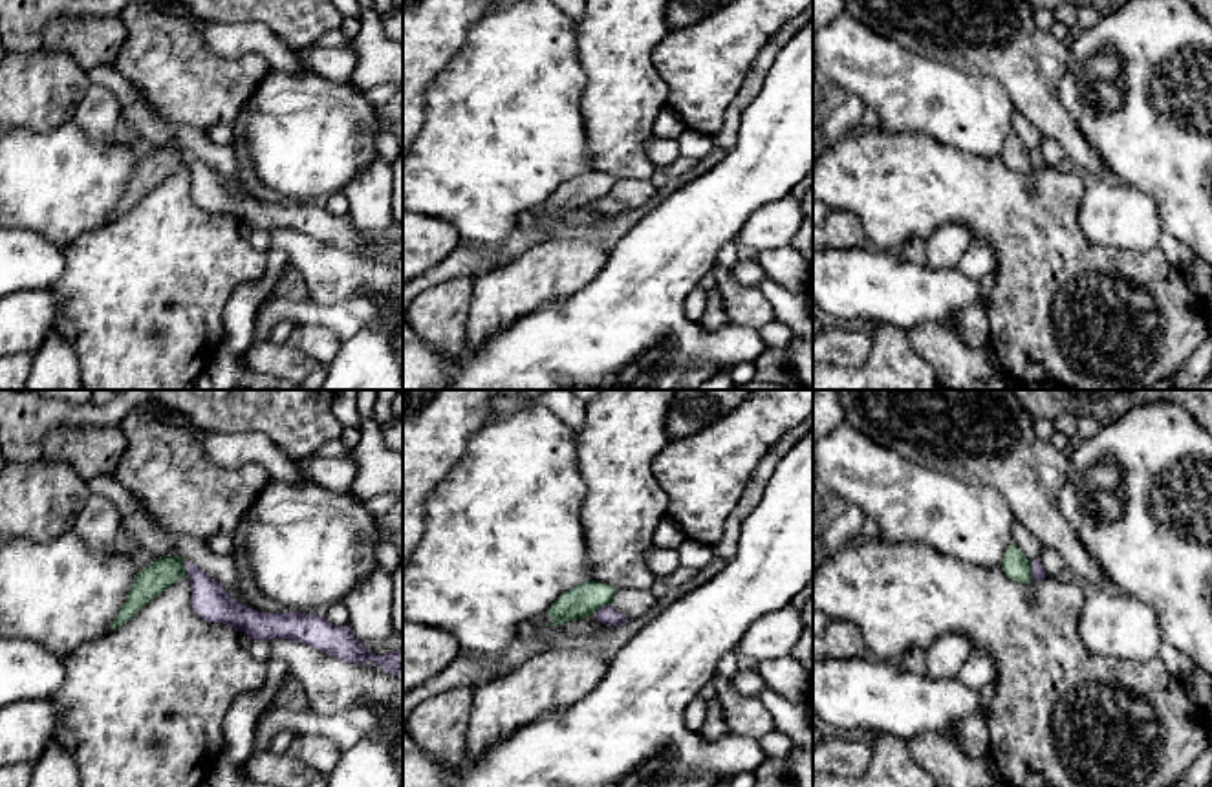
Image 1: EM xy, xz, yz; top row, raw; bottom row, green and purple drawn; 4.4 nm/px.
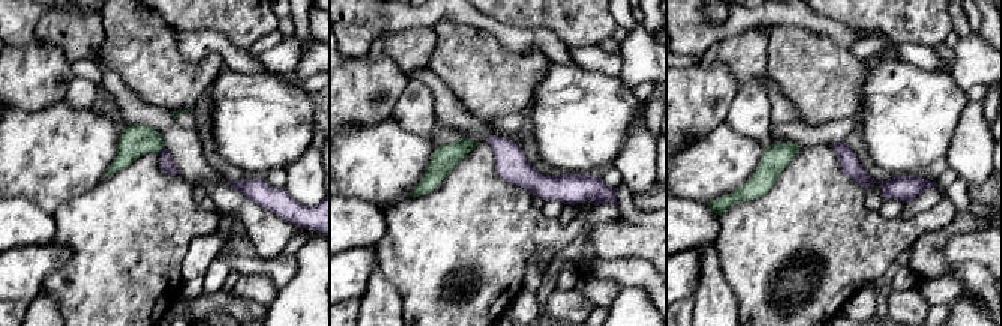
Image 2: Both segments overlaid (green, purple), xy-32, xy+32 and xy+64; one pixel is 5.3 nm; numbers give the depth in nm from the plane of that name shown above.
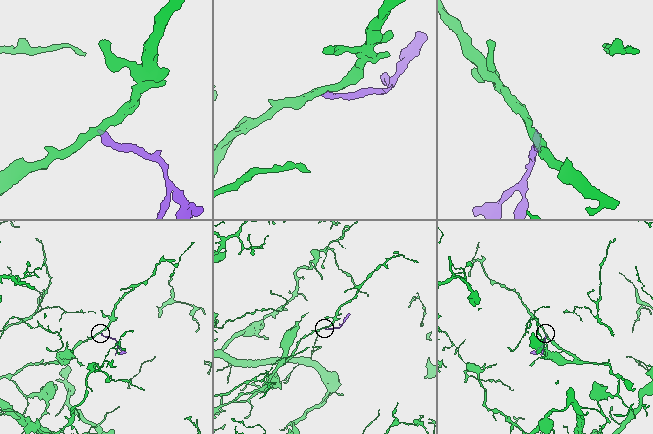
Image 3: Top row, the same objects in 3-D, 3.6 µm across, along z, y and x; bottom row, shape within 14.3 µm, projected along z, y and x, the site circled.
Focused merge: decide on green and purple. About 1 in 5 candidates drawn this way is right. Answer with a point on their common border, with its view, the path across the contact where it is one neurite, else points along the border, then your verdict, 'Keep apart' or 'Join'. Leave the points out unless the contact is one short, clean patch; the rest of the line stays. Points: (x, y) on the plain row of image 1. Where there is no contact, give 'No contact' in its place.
Touches green at yz (1031, 161). Boundary: yz (1029, 152), (1031, 171). Keep apart

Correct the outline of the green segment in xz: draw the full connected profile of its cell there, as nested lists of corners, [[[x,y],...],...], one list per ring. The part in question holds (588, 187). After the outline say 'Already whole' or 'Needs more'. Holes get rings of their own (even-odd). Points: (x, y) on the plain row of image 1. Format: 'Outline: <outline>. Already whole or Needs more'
Outline: [[[584,172],[562,183],[555,194],[546,201],[555,212],[538,216],[557,216],[569,210],[584,209],[597,199],[610,196],[619,179],[610,174]]]. Already whole

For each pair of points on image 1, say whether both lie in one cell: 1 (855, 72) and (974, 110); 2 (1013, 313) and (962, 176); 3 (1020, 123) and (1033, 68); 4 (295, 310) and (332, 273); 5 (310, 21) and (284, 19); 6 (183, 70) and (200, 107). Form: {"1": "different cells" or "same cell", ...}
{"1": "same cell", "2": "same cell", "3": "different cells", "4": "different cells", "5": "same cell", "6": "same cell"}

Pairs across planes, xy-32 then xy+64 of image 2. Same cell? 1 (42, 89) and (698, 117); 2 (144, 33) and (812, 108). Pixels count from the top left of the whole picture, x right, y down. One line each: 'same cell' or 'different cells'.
1: same cell
2: same cell

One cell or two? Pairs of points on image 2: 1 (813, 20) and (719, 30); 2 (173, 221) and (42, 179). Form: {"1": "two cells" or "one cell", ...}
{"1": "one cell", "2": "two cells"}

